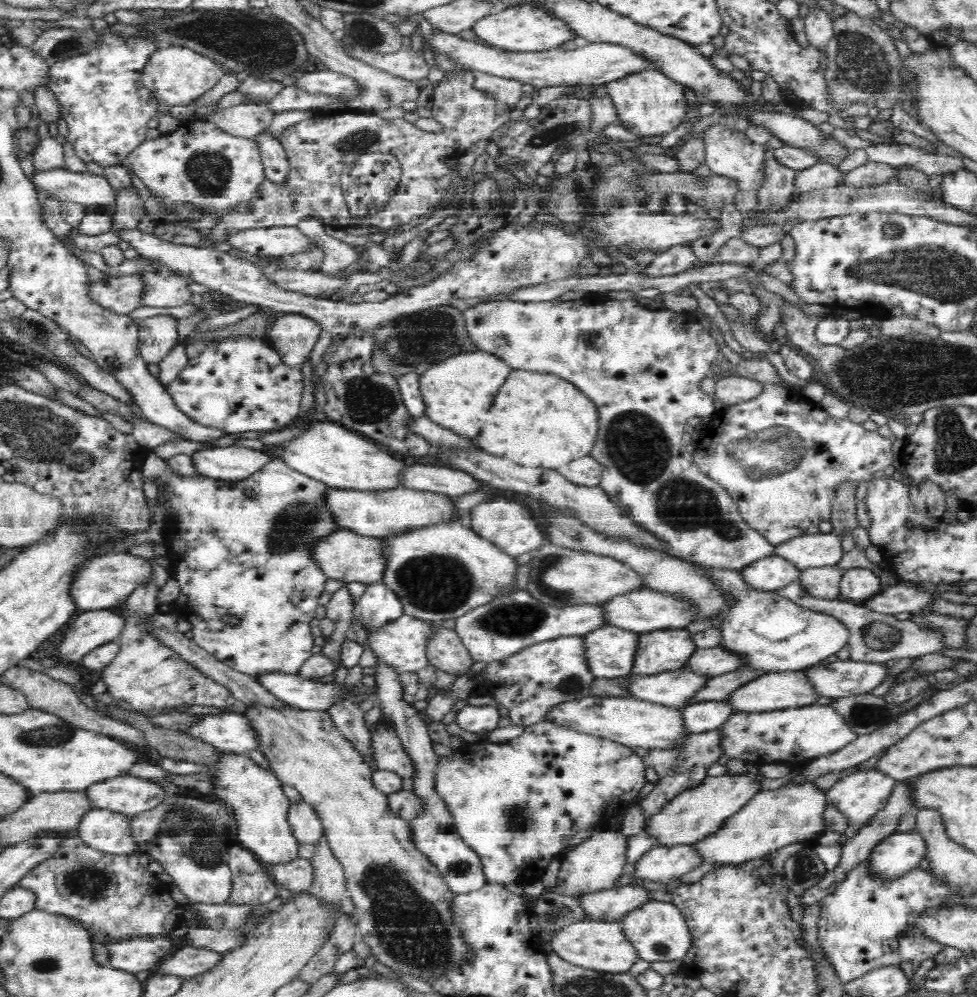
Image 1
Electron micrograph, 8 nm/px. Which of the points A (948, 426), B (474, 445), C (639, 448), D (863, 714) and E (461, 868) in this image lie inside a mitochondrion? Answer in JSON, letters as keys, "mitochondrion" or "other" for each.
{"A":"mitochondrion","B":"other","C":"mitochondrion","D":"mitochondrion","E":"mitochondrion"}

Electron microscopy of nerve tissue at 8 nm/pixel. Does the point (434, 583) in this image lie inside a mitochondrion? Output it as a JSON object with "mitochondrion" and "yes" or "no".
{"mitochondrion":"yes"}

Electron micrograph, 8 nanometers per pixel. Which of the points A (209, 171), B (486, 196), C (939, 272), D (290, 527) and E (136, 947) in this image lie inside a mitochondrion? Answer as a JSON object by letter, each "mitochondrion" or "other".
{"A":"mitochondrion","B":"other","C":"mitochondrion","D":"mitochondrion","E":"other"}

